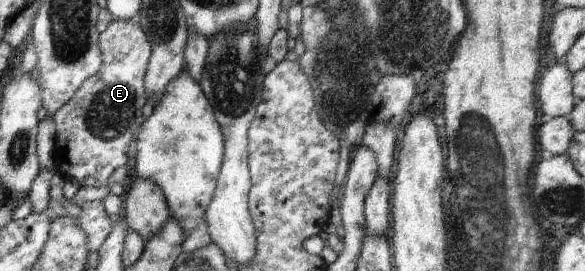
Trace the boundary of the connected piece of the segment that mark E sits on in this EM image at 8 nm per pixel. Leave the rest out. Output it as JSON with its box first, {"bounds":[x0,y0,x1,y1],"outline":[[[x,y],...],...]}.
{"bounds":[55,20,151,188],"outline":[[[113,20],[111,26],[99,34],[99,50],[103,64],[99,72],[91,78],[87,78],[81,88],[75,92],[75,96],[63,104],[55,114],[55,157],[56,172],[65,179],[77,180],[79,186],[93,186],[99,188],[107,184],[111,174],[117,168],[125,167],[129,161],[129,142],[133,136],[140,132],[144,122],[143,106],[147,99],[145,92],[145,73],[151,56],[151,44],[145,32],[137,20]]]}

